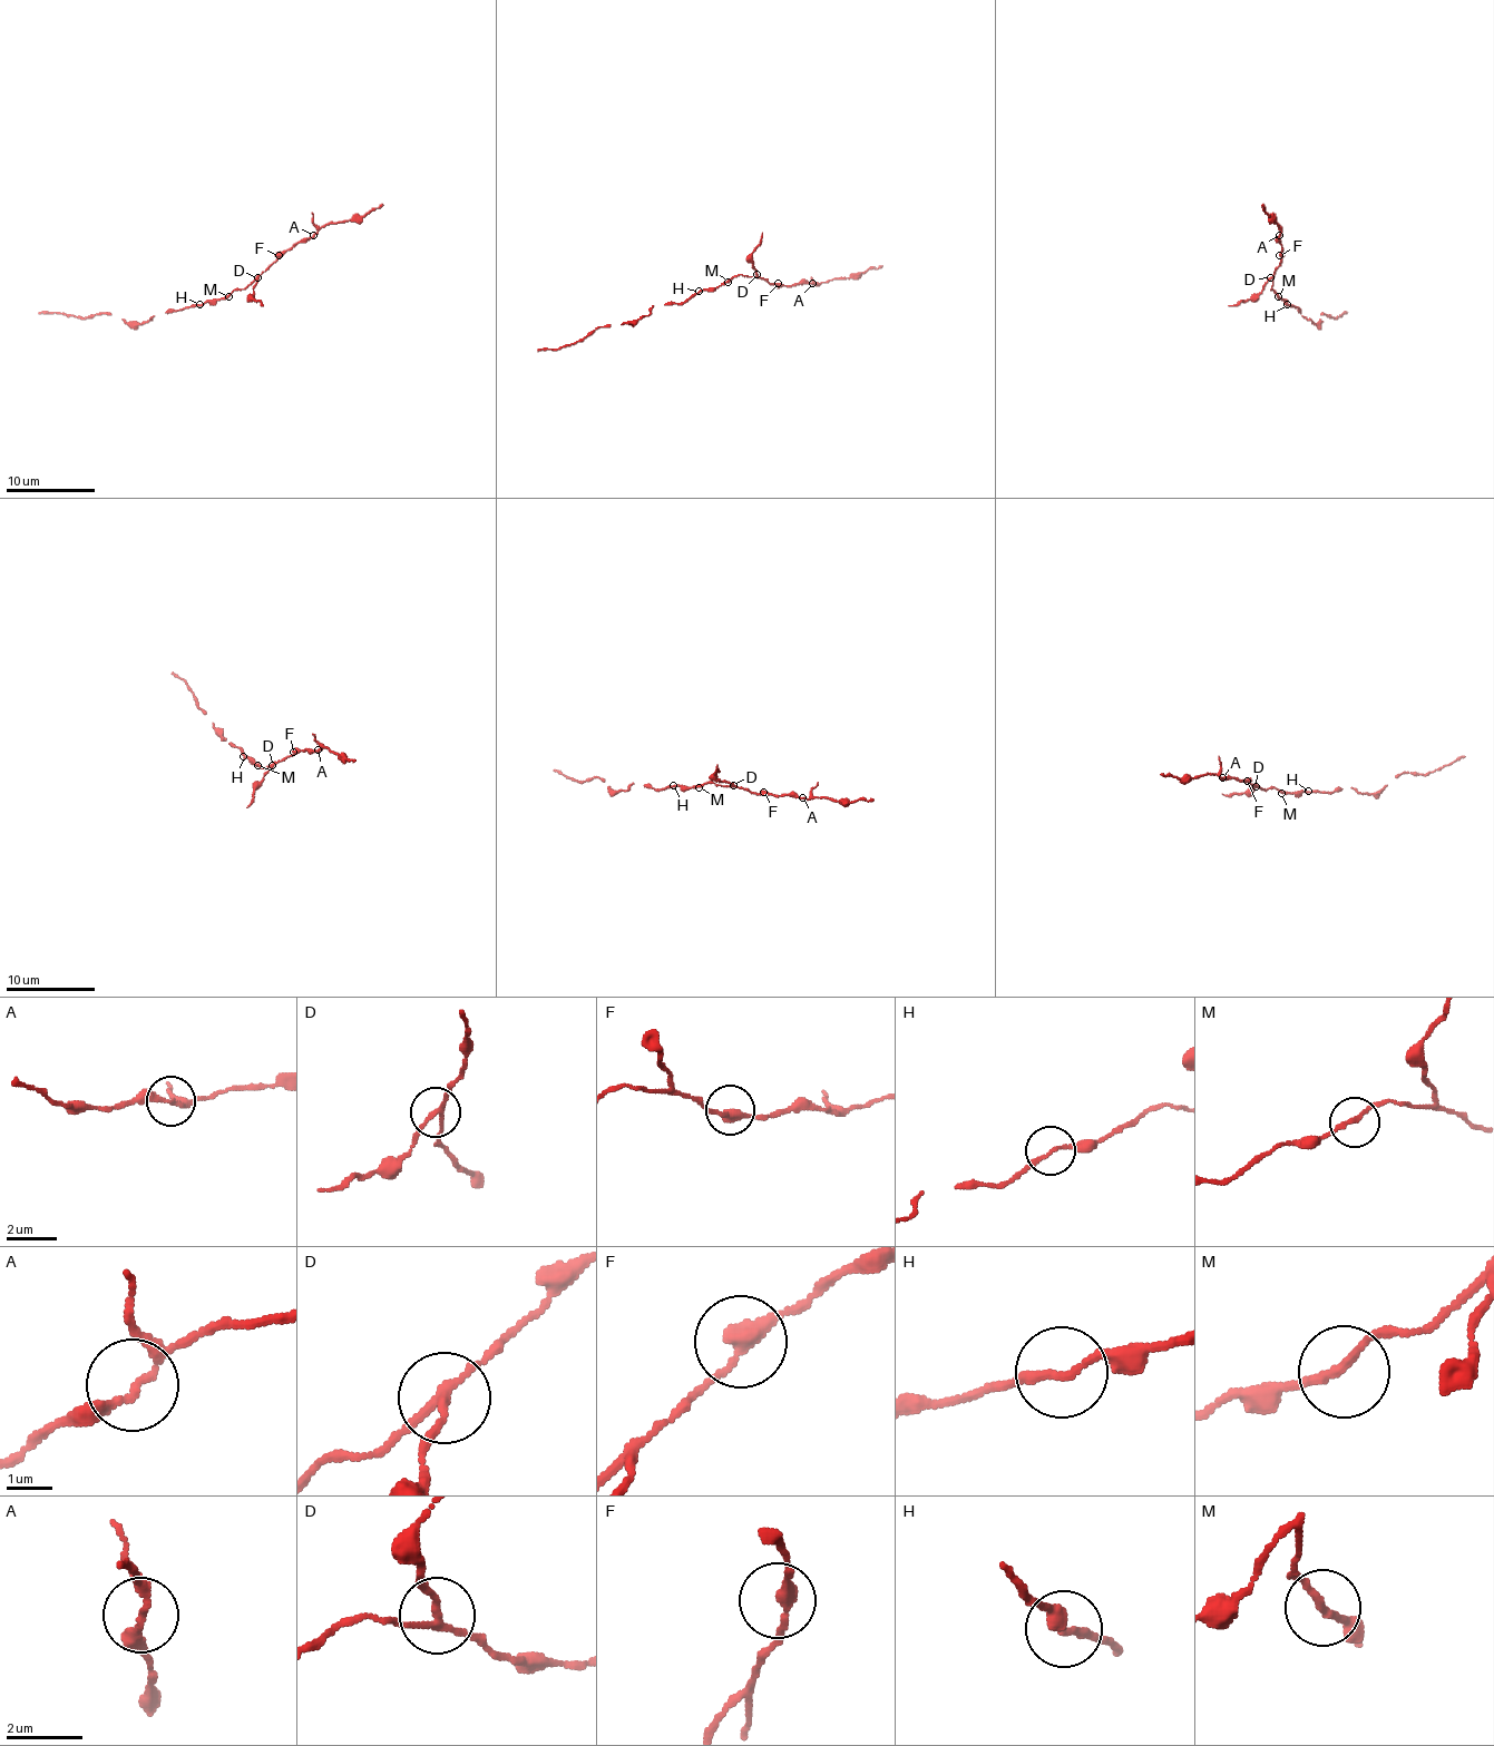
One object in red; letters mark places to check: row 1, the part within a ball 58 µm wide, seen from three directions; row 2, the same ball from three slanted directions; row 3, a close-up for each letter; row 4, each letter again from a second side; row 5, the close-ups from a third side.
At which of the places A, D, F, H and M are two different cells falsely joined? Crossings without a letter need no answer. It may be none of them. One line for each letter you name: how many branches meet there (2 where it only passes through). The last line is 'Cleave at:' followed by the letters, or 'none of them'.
A: Branches: 2
D: Branches: 3
Cleave at: A, D

